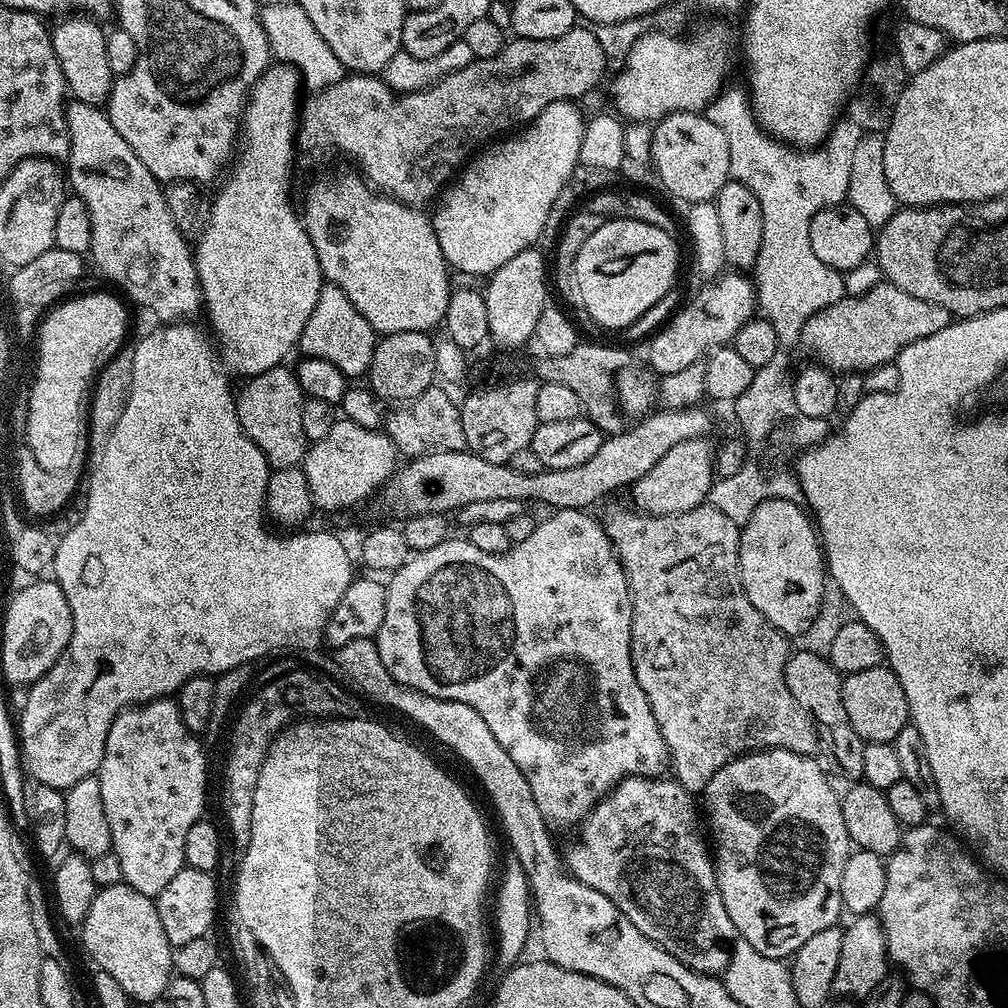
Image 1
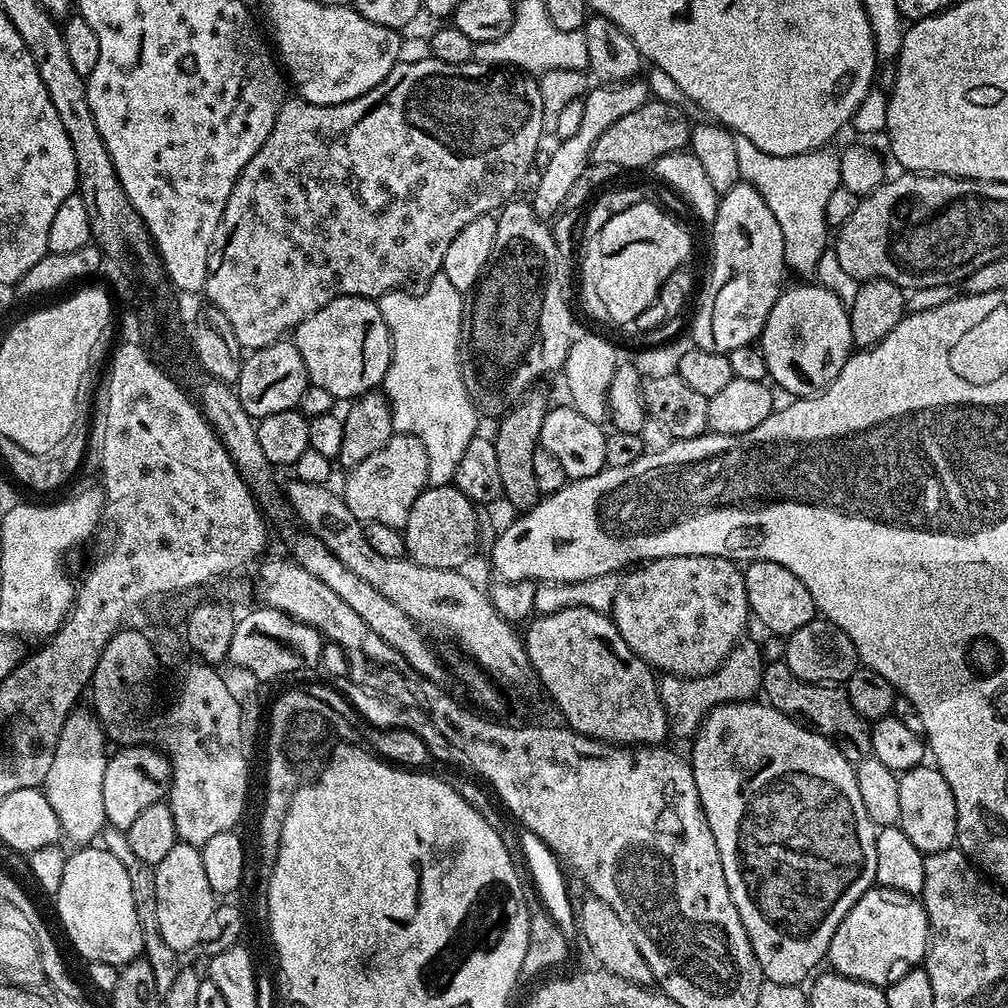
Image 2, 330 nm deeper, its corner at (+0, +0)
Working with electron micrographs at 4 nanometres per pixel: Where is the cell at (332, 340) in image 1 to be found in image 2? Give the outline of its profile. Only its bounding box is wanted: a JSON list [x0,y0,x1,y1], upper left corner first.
[294,296,392,402]

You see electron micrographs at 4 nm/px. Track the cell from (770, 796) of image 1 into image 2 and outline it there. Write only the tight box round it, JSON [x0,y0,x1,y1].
[690,699,878,985]

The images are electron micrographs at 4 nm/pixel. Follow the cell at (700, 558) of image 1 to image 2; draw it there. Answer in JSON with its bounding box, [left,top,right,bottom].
[659,640,766,737]

